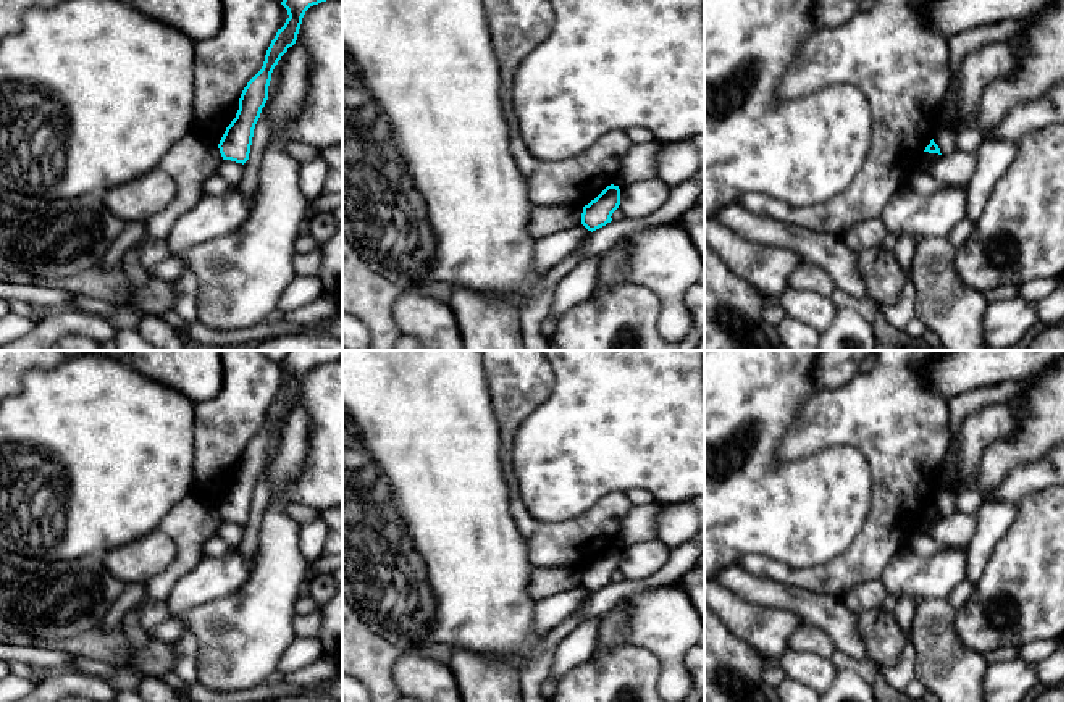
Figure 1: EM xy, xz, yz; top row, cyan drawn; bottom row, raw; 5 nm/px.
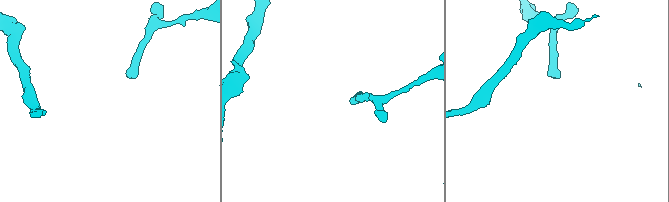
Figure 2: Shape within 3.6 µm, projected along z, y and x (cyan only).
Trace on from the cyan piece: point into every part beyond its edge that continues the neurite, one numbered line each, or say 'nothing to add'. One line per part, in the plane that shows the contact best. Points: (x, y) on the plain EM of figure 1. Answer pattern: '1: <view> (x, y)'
nothing to add

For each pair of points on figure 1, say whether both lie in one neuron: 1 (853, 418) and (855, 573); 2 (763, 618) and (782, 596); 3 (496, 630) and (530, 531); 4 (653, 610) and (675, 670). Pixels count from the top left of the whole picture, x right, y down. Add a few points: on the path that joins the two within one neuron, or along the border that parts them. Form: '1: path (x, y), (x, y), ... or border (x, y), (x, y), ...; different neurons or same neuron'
1: path (887, 457), (887, 530), (884, 534); same neuron
2: border (735, 594), (759, 604), (784, 607), (803, 622); different neurons
3: border (511, 509), (527, 559), (533, 565); different neurons
4: path (667, 625), (671, 656); same neuron

